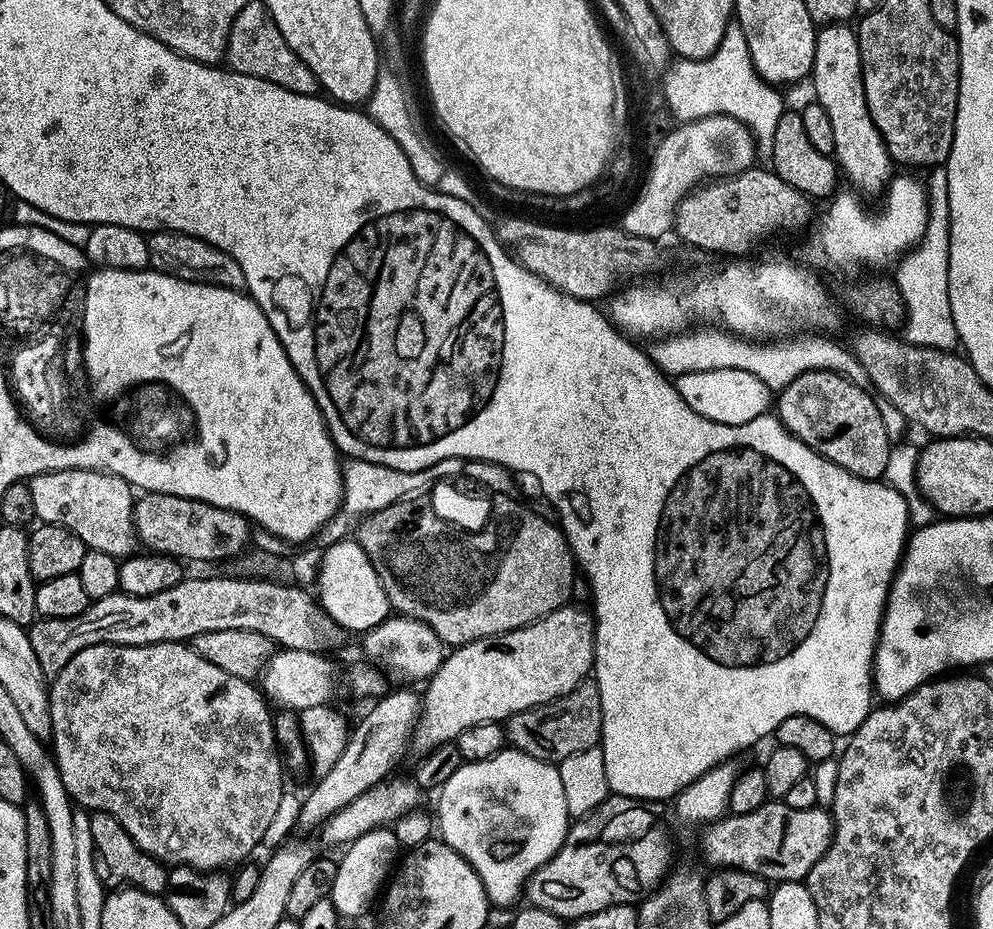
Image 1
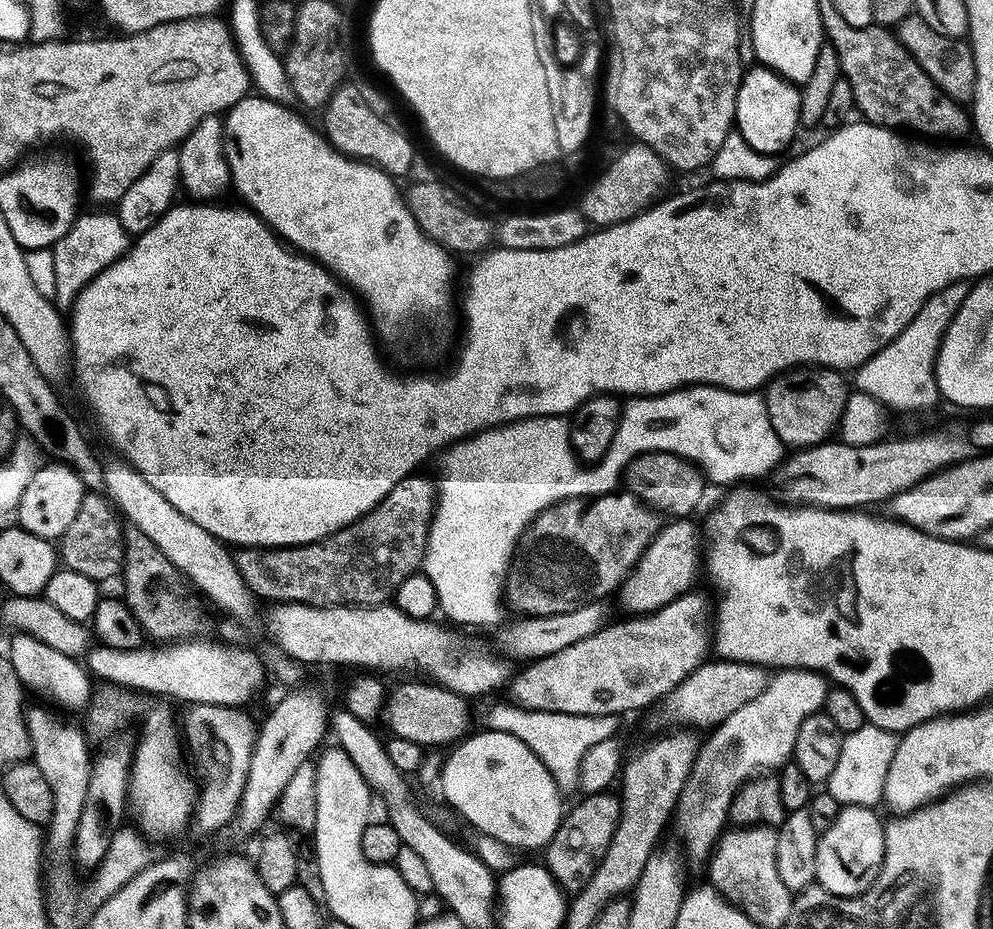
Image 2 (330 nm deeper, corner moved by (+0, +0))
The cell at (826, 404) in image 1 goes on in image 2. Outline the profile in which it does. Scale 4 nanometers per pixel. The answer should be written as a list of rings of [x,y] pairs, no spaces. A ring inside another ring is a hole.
[[[835,368],[812,370],[809,376],[804,372],[807,371],[785,370],[773,376],[763,393],[774,434],[778,434],[781,445],[788,447],[789,444],[792,450],[812,448],[831,437],[828,435],[837,429],[850,391],[849,381],[847,384]]]

